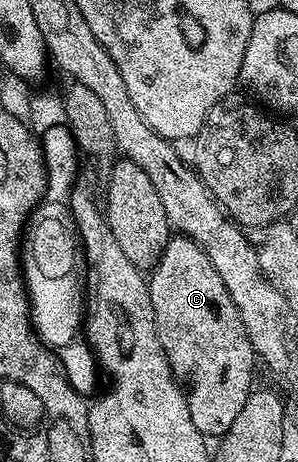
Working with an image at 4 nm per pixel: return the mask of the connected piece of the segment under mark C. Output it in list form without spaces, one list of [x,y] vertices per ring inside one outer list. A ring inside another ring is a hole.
[[[184,235],[170,236],[163,255],[153,266],[147,277],[151,305],[157,305],[159,332],[161,341],[165,341],[167,355],[173,357],[175,377],[183,386],[187,407],[191,411],[191,423],[206,438],[220,438],[228,431],[243,403],[247,402],[249,394],[255,385],[251,375],[251,349],[247,327],[243,327],[243,319],[211,259],[201,249],[197,242]]]

